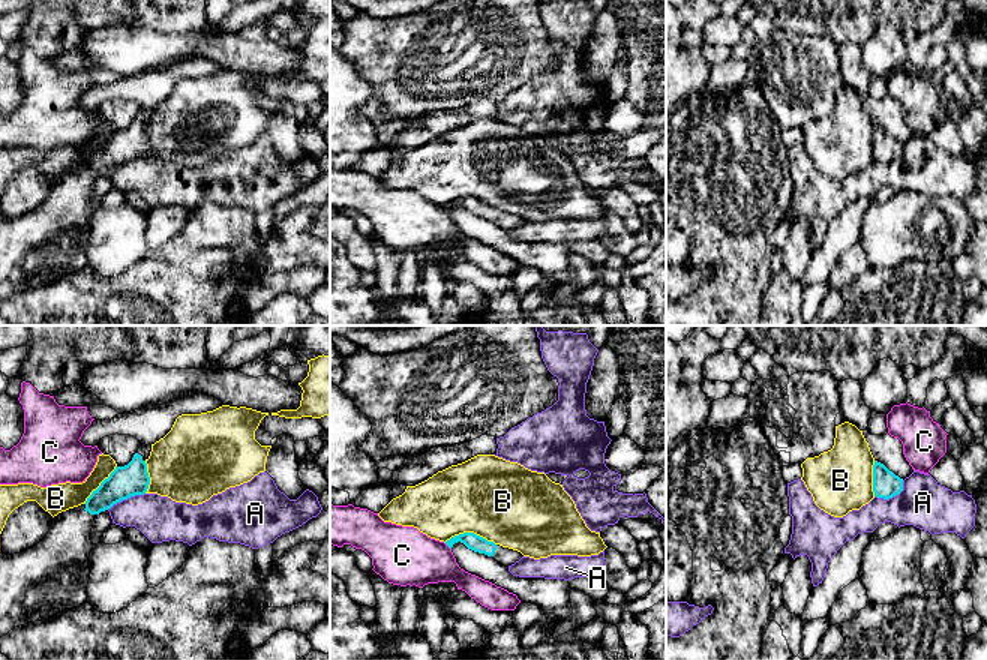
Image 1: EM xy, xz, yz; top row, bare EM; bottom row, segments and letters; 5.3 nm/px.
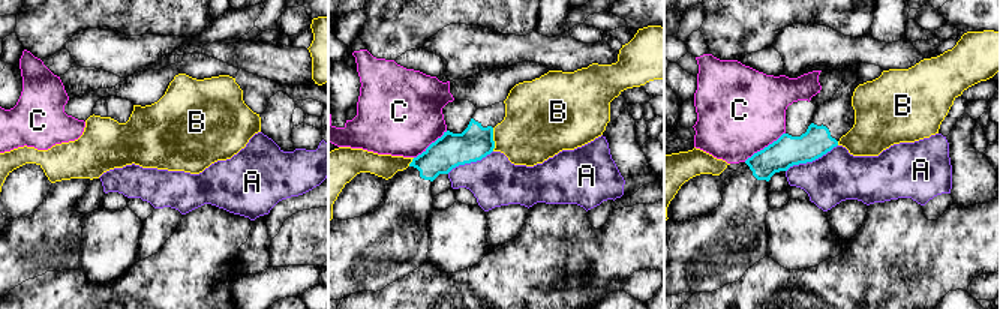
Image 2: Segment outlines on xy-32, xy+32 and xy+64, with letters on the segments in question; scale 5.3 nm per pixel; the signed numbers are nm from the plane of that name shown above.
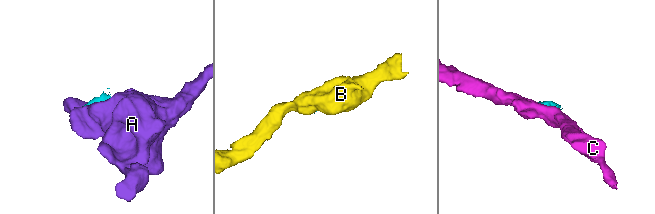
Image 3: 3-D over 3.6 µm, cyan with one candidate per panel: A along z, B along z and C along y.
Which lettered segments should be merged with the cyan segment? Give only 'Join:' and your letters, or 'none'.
Join: none

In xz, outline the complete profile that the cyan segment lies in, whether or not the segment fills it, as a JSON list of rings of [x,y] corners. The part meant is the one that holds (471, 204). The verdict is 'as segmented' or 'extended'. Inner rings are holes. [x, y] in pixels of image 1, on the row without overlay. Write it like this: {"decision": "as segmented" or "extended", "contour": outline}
{"decision": "extended", "contour": [[[464,196],[459,200],[452,201],[446,206],[446,208],[452,213],[454,207],[464,207],[468,213],[484,218],[492,220],[495,225],[501,226],[502,230],[508,231],[519,225],[524,219],[518,214],[502,212],[495,208],[494,206],[488,206],[486,202],[474,198],[474,196]]]}

